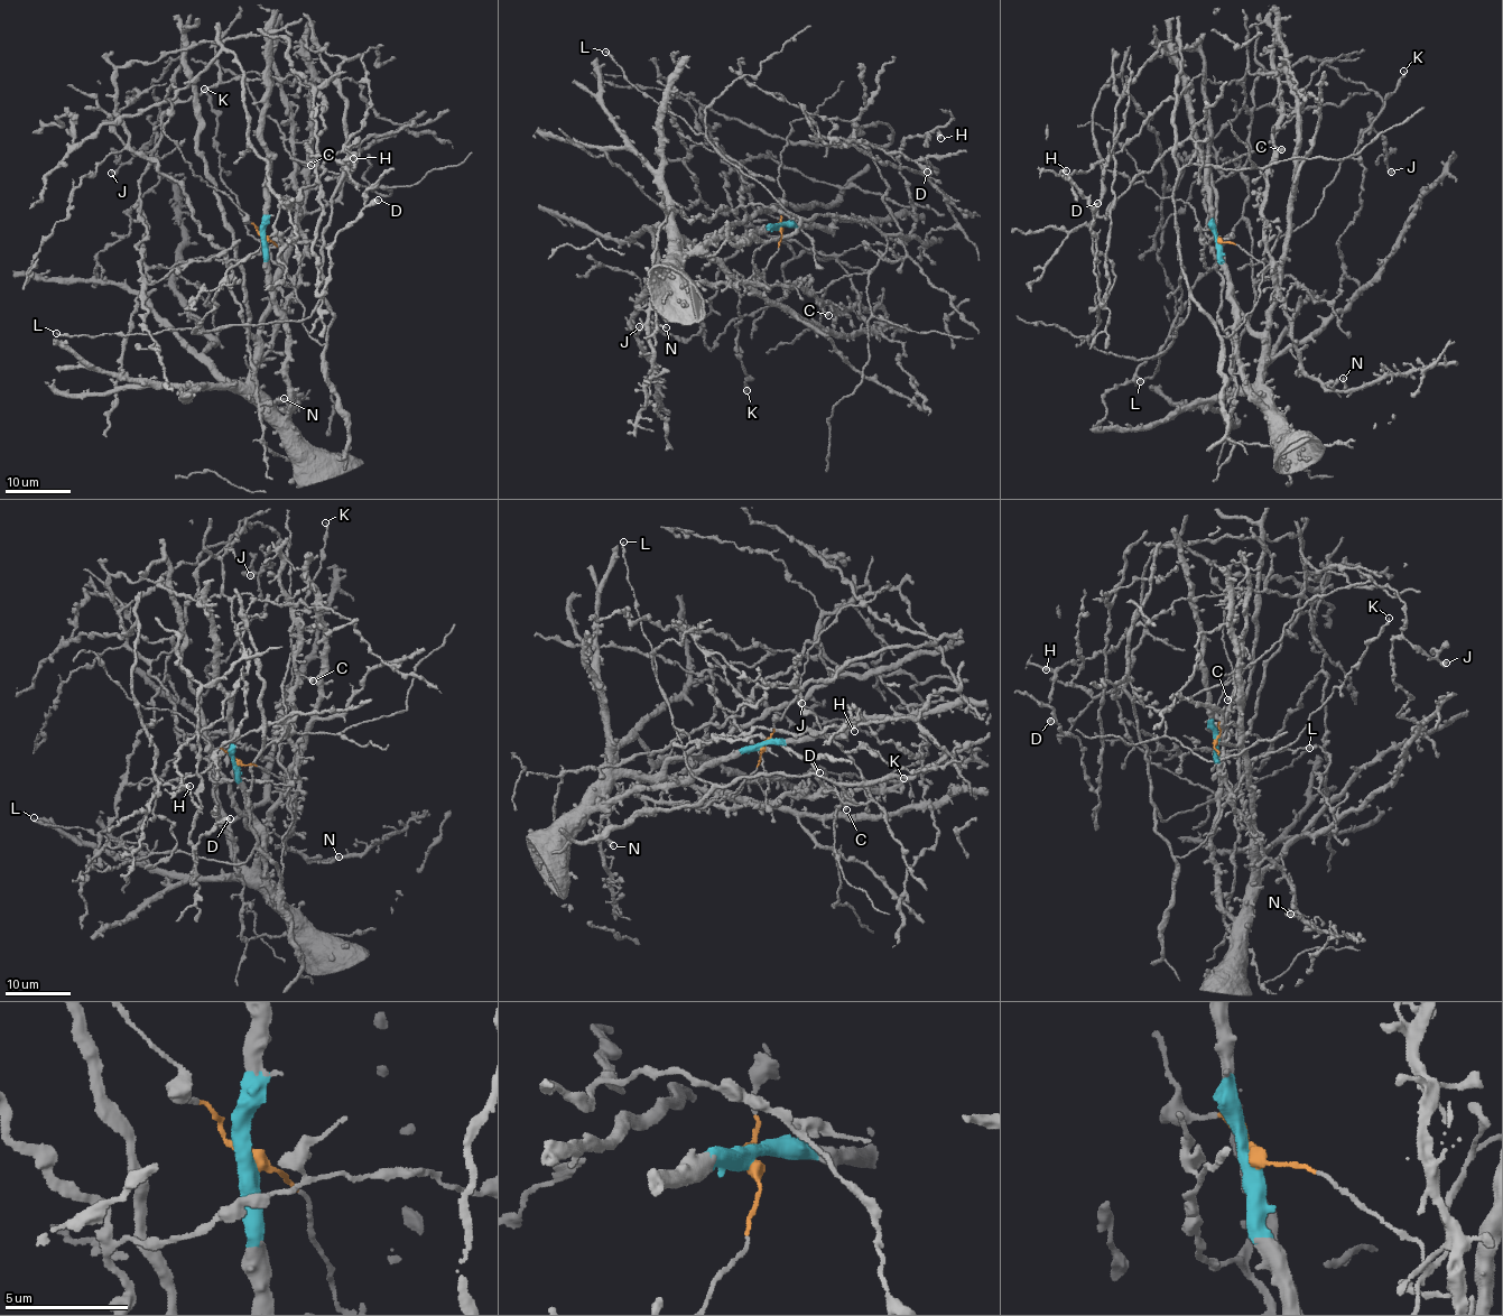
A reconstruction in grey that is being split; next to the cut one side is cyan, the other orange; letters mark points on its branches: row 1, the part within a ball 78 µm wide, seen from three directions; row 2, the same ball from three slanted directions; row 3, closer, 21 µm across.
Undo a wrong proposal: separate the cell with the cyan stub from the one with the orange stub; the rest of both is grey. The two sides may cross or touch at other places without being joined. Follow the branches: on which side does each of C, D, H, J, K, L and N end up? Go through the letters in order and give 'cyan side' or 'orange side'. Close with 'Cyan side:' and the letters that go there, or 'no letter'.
C: orange side
D: cyan side
H: cyan side
J: cyan side
K: orange side
L: orange side
N: orange side
Cyan side: D, H, J

